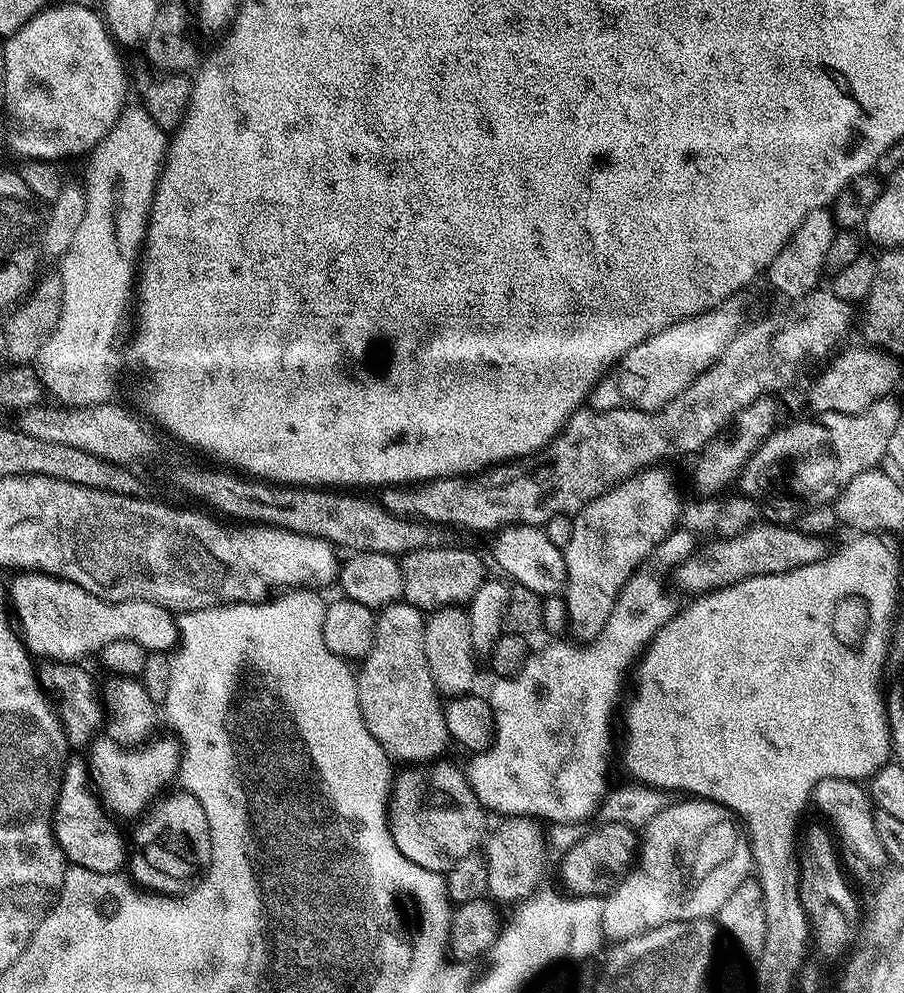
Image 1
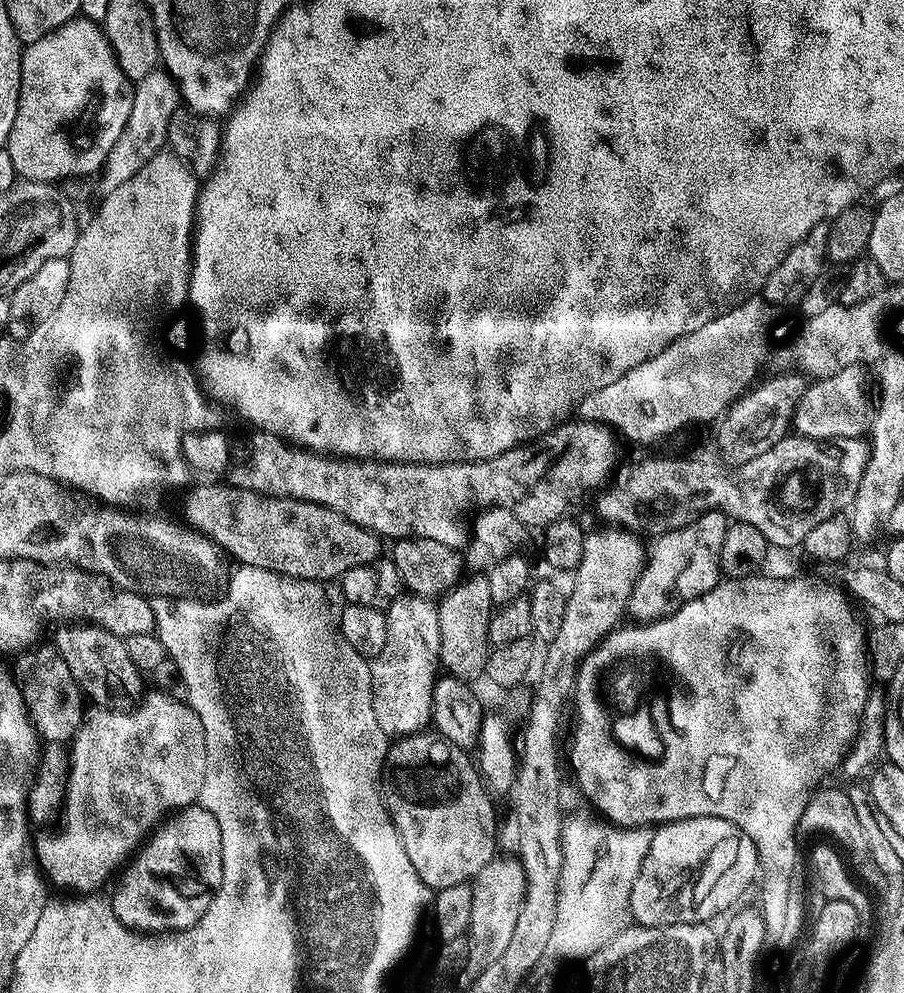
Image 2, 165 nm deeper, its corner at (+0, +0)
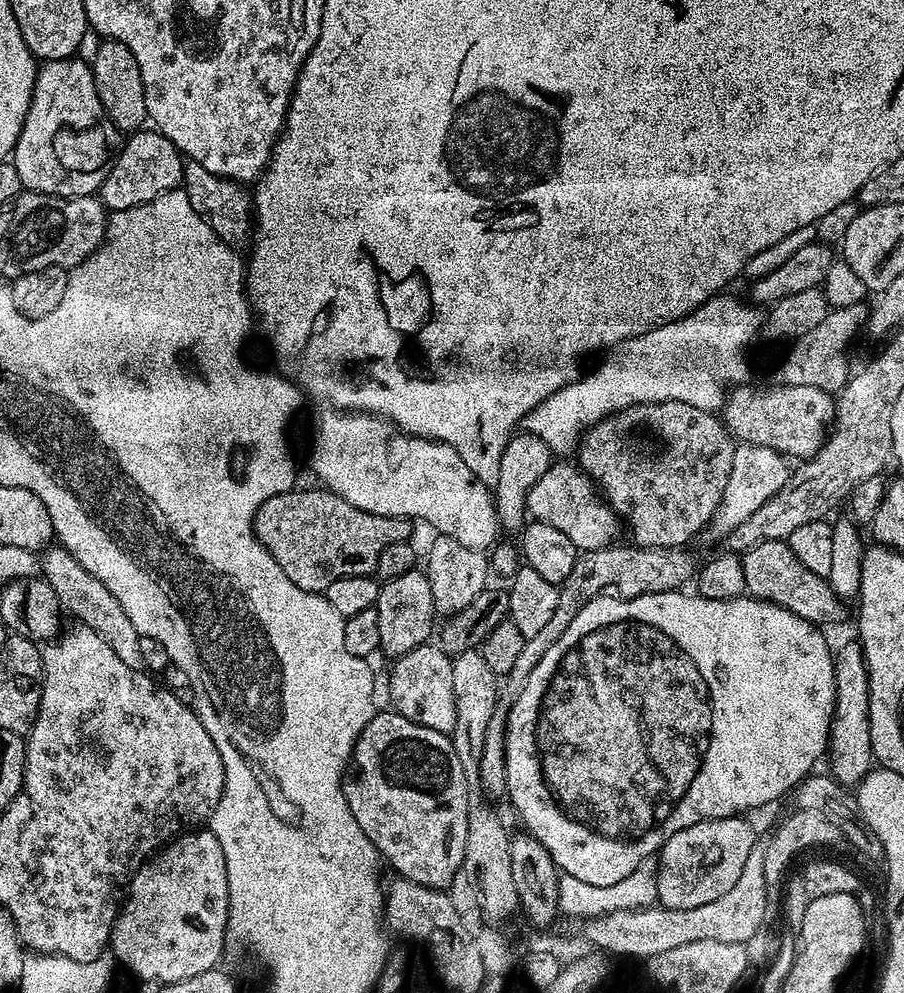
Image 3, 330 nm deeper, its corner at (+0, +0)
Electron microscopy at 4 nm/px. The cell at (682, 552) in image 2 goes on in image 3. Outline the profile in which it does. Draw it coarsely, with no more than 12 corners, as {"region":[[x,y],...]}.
{"region":[[737,443],[703,539],[727,541],[790,475],[789,457]]}

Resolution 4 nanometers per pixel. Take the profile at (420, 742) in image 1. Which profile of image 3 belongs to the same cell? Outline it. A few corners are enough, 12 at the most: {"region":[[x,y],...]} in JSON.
{"region":[[427,571],[385,579],[380,652],[402,656],[433,635]]}

